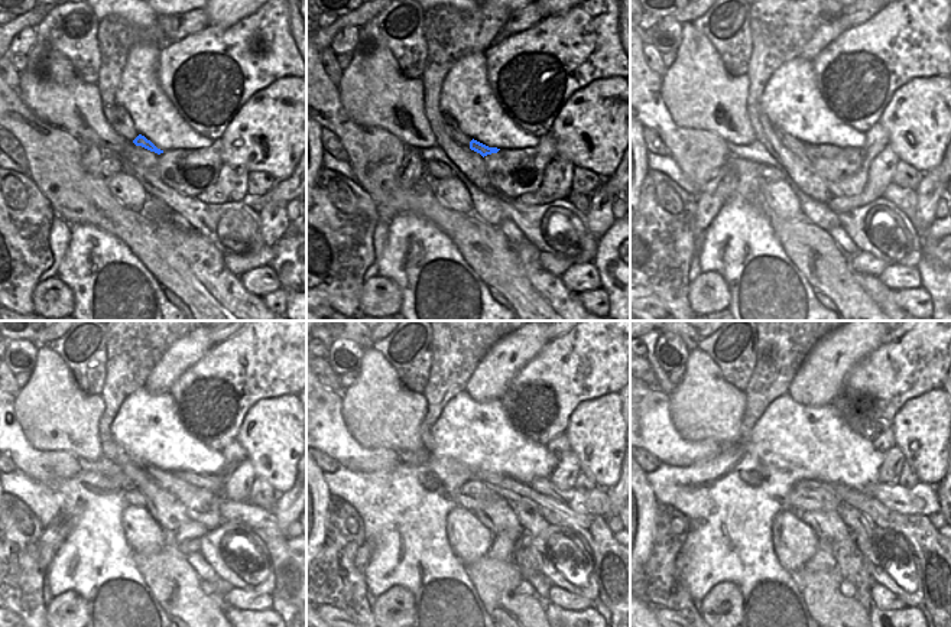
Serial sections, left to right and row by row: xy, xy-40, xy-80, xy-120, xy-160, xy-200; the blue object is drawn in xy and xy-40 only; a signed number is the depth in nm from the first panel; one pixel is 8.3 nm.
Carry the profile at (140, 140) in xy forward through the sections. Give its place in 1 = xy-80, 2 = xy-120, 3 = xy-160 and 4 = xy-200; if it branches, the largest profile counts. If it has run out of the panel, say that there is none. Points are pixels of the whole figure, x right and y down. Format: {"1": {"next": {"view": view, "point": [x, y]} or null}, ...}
{"1": {"next": {"view": "xy-80", "point": [828, 152]}}, "2": {"next": {"view": "xy-120", "point": [205, 481]}}, "3": {"next": {"view": "xy-160", "point": [596, 502]}}, "4": {"next": {"view": "xy-200", "point": [922, 500]}}}

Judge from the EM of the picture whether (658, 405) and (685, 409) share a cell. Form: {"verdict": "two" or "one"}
{"verdict": "two"}

